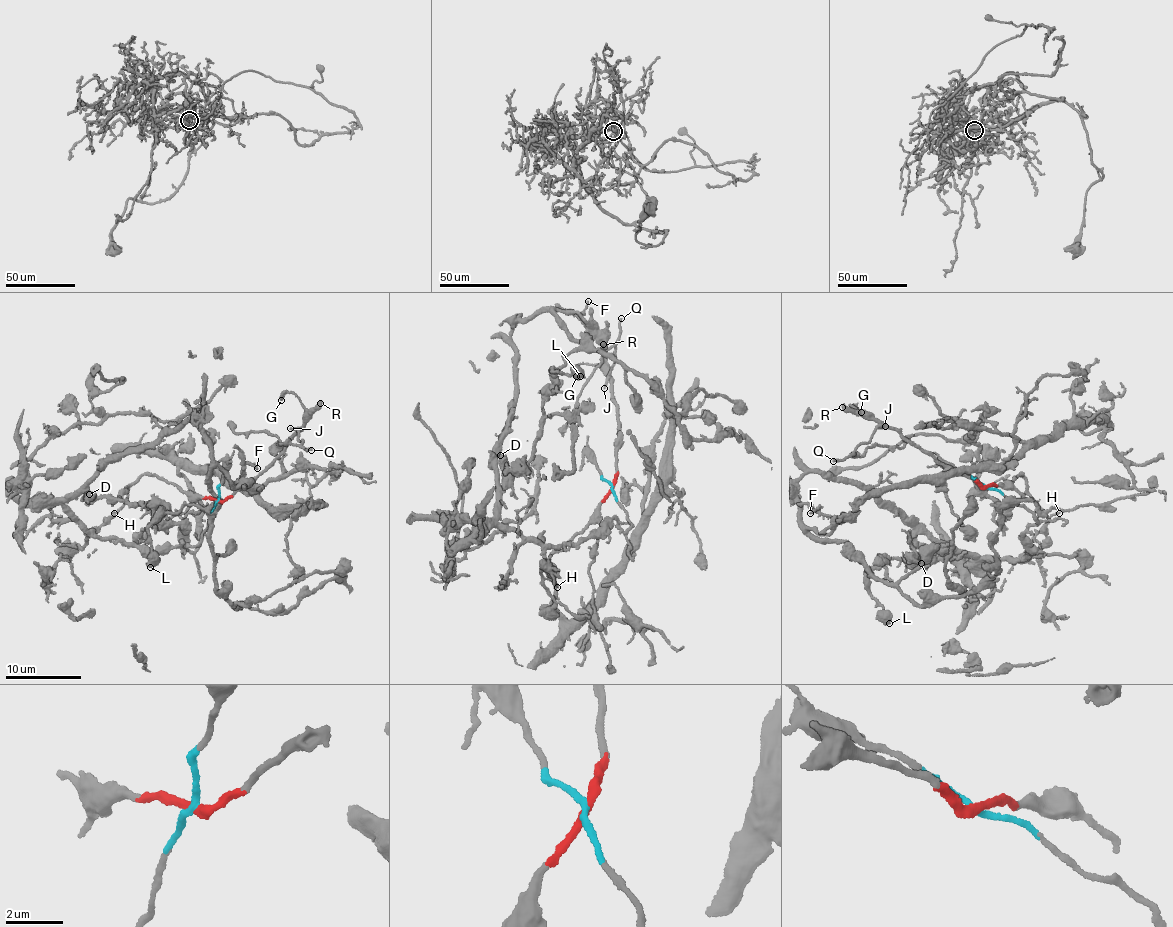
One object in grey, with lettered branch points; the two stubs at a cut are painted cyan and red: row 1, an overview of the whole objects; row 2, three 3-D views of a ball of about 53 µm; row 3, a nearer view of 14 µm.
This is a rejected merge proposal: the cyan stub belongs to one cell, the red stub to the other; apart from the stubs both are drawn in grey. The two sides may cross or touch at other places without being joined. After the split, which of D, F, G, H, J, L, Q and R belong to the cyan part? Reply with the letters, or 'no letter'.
D, F, L

